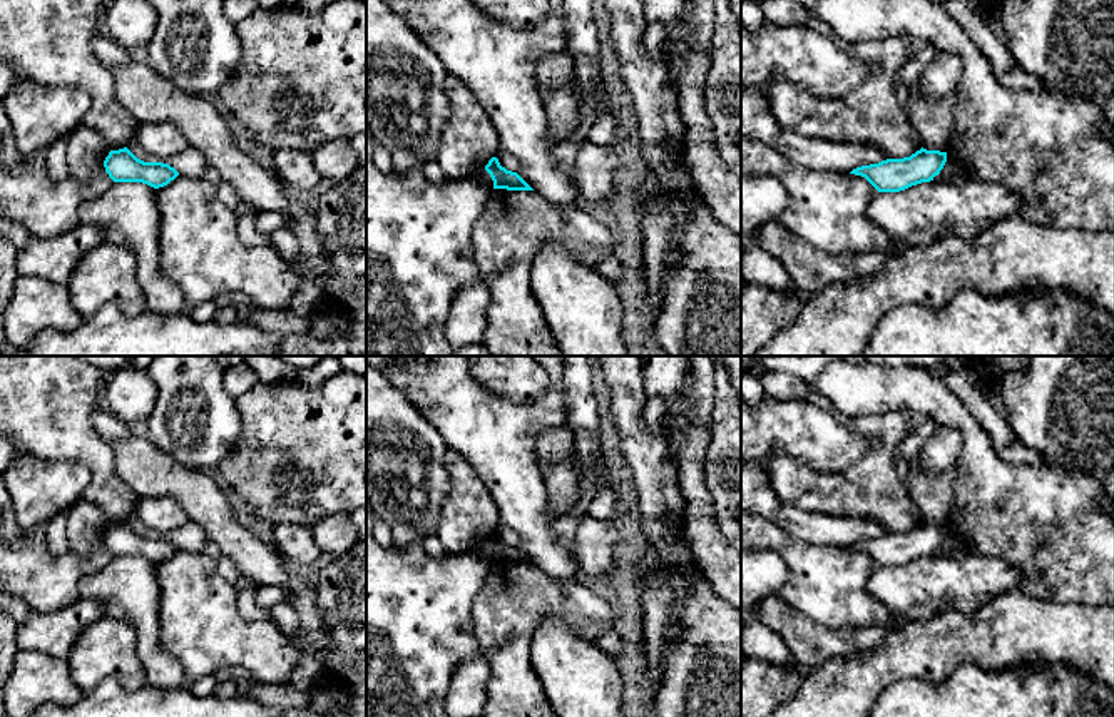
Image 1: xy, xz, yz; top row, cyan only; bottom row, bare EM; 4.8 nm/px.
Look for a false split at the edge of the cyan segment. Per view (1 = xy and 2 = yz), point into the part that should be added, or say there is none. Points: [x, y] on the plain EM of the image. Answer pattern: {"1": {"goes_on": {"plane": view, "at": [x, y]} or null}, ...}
{"1": {"goes_on": null}, "2": {"goes_on": null}}

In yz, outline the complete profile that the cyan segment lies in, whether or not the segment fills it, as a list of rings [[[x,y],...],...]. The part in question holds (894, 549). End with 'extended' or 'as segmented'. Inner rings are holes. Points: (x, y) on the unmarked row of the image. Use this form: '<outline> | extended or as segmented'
[[[920,523],[910,531],[861,540],[850,548],[865,552],[878,567],[900,567],[930,557],[947,536],[947,526]]] | as segmented

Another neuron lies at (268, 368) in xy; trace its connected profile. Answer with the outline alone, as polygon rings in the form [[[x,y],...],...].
[[[244,356],[244,363],[249,364],[259,381],[291,381],[296,378],[296,369],[279,361],[276,356]]]

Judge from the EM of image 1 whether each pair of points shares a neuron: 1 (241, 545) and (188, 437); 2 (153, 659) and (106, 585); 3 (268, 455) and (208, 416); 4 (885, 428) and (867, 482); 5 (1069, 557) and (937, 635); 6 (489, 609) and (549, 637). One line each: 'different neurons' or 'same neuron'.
1: different neurons
2: same neuron
3: different neurons
4: same neuron
5: different neurons
6: different neurons

